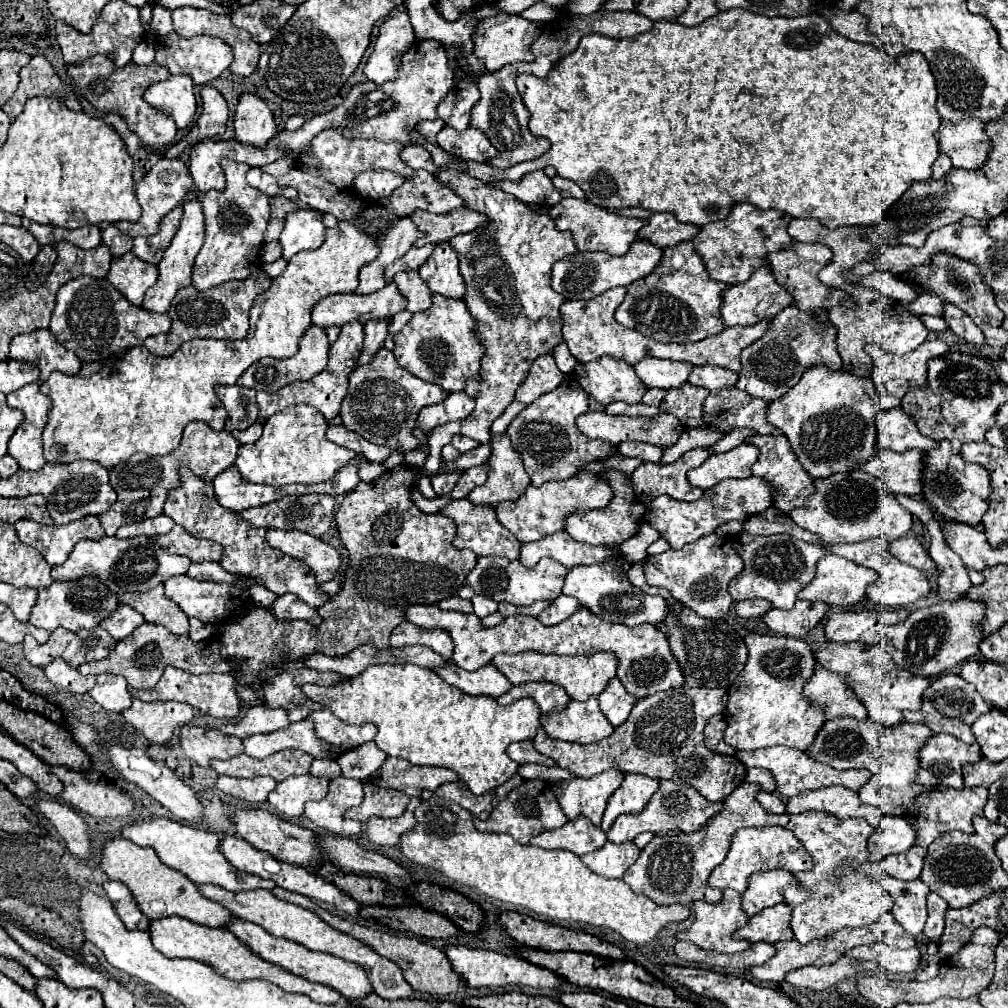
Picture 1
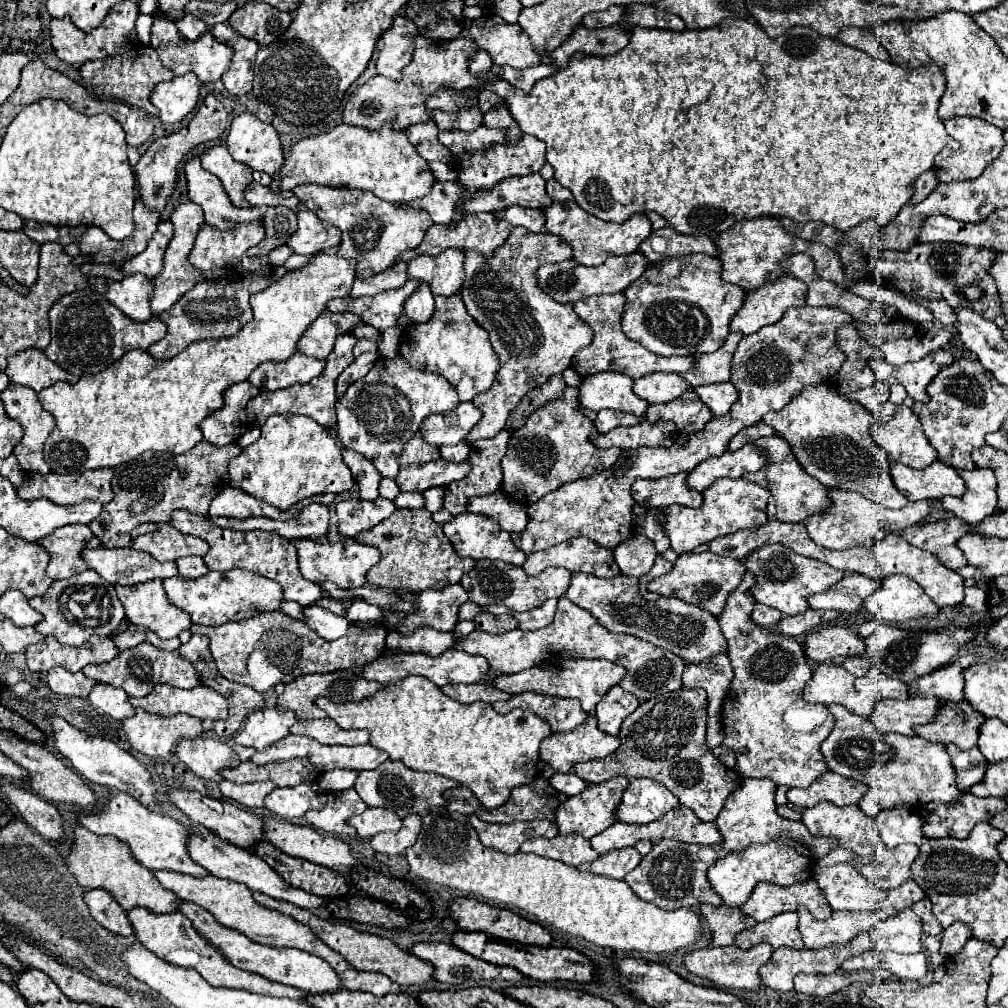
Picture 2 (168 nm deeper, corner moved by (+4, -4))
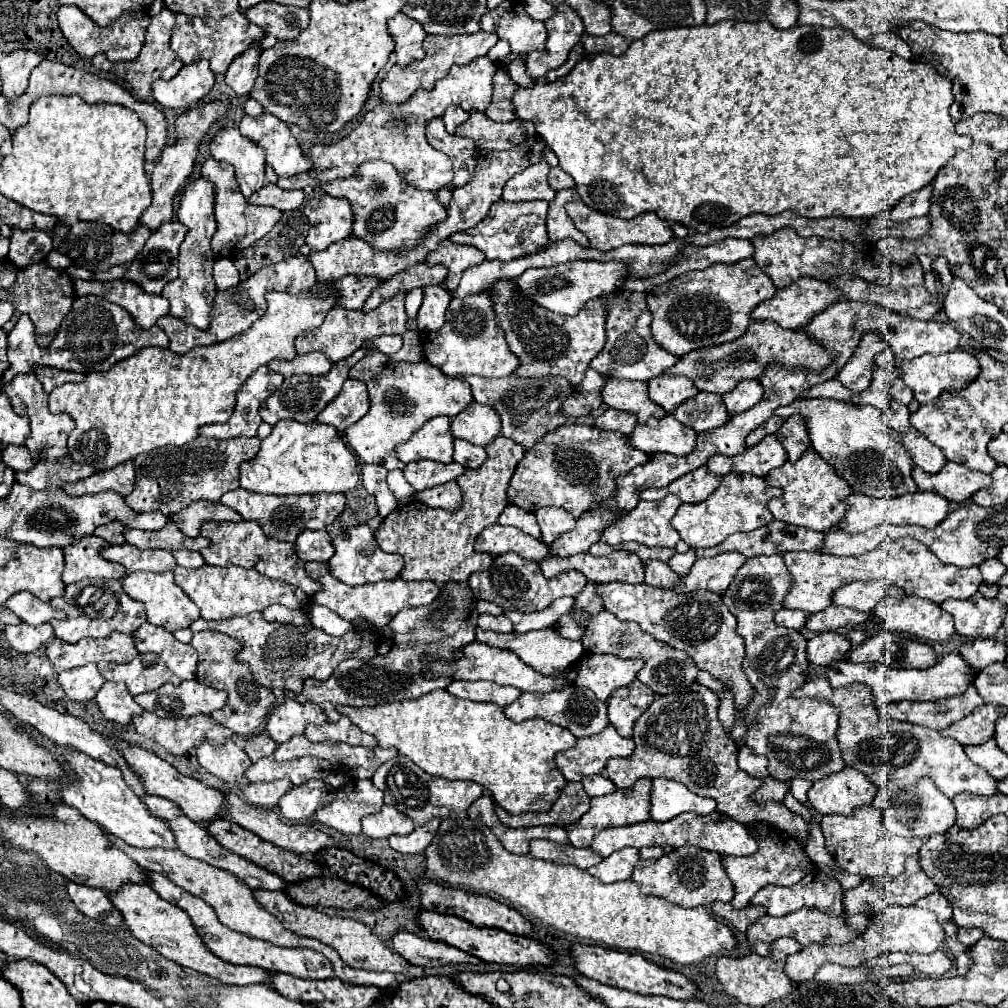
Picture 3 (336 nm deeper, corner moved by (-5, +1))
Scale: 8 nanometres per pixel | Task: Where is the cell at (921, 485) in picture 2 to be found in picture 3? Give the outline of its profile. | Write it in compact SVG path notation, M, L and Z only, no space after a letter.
M947 462L939 474L927 474L915 466L913 480L921 492L937 492L953 502L969 500L977 490L987 488L987 480L991 484L991 476L987 478L987 474L969 470L957 462Z

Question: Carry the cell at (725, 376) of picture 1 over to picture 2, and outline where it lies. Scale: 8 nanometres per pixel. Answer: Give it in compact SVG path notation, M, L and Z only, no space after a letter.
M712 383L712 385L702 385L700 389L694 389L700 399L710 407L710 411L716 417L722 417L730 411L732 403L738 399L738 391L734 389L734 385L728 383Z

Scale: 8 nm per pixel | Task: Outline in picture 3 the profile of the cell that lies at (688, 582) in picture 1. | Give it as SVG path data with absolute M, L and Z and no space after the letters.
M723 552L715 558L699 558L691 572L681 578L681 582L673 588L677 592L695 592L695 590L711 590L723 594L737 570L745 564L745 556L741 552Z

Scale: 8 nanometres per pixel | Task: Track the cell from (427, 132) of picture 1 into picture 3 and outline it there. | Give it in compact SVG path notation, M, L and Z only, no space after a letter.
M441 118L429 122L427 140L435 150L439 150L451 158L453 172L455 172L451 186L455 186L455 188L465 186L473 178L473 170L477 164L477 144L473 144L473 140L469 140L469 138L449 134L445 130Z

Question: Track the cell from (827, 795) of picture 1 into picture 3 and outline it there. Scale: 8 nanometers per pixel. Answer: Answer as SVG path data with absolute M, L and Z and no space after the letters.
M873 806L857 808L851 816L829 814L821 820L821 832L825 836L825 848L835 858L841 870L849 874L859 874L863 878L877 876L897 876L905 868L909 856L917 856L923 840L919 838L897 838L891 836L881 820L881 812Z

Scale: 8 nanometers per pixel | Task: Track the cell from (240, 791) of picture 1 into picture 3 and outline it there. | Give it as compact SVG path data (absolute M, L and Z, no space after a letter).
M275 780L275 782L251 782L243 786L243 796L253 806L275 808L279 798L293 788L291 780Z

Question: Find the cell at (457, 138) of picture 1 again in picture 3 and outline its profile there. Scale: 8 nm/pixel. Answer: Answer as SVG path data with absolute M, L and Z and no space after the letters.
M473 110L471 118L461 128L457 128L457 134L471 138L483 150L505 150L533 136L535 126L531 122L521 120L493 122L485 116L485 112Z

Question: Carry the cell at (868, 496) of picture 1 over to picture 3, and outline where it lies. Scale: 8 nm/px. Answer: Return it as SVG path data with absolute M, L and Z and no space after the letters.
M913 492L913 494L903 494L897 498L869 498L863 494L851 494L847 498L847 504L849 504L849 510L845 514L845 520L837 524L837 528L847 530L847 532L865 532L883 522L897 524L897 526L919 524L925 528L935 528L949 514L949 500L945 500L943 496L935 492Z

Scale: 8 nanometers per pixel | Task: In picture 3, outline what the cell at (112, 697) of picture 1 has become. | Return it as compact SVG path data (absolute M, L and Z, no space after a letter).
M105 682L95 696L95 702L101 714L117 724L129 724L133 716L143 712L143 708L127 692L125 684L119 682Z

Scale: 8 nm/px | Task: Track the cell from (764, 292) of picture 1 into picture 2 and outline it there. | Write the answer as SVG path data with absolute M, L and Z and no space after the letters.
M790 275L776 281L766 281L762 287L752 289L744 297L744 305L730 321L730 331L752 335L764 325L782 319L788 307L802 307L806 299L806 285Z

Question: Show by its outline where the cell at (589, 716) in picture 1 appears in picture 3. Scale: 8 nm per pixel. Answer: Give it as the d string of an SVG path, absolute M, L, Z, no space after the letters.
M609 724L601 734L579 738L577 746L559 752L555 762L565 780L579 782L585 776L601 774L605 770L607 760L611 758L627 758L635 750L635 742L631 738L623 738Z

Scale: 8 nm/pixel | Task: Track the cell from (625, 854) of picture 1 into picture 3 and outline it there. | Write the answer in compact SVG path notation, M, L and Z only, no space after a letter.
M623 848L619 852L613 852L611 856L603 858L601 864L591 866L587 872L591 876L595 876L597 880L609 884L609 882L619 882L619 880L629 880L637 862L639 862L639 850Z

